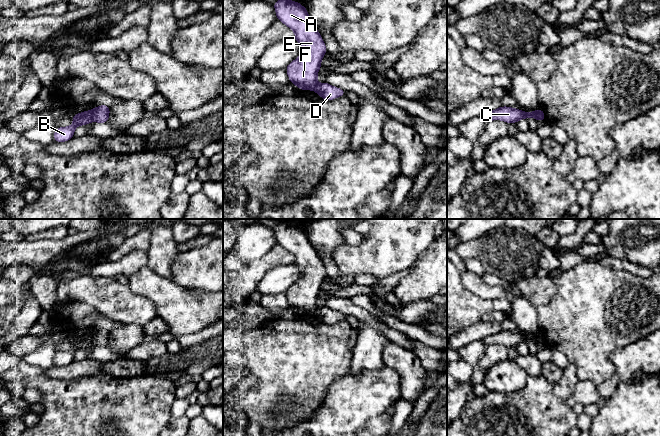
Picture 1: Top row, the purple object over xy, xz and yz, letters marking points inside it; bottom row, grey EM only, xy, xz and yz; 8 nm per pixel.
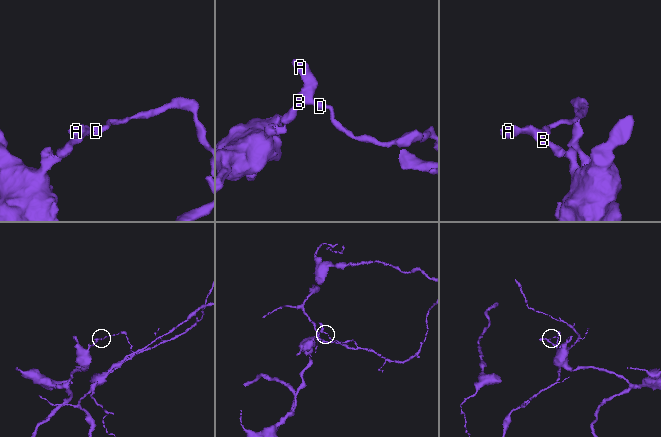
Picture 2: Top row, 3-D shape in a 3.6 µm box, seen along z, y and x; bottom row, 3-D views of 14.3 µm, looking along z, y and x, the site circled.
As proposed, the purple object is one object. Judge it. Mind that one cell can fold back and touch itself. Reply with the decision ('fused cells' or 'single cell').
fused cells

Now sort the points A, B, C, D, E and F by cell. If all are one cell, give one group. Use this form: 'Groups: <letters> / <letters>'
Groups: A B C E F / D

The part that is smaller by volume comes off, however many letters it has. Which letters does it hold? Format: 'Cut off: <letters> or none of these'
Cut off: D

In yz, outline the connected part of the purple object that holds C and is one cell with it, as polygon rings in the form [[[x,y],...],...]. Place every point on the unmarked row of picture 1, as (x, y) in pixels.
[[[501,330],[498,333],[490,335],[481,340],[486,346],[491,344],[503,344],[509,347],[517,347],[522,342],[526,342],[527,344],[530,341],[534,341],[537,344],[537,337],[536,335],[532,335],[530,337],[526,337],[522,334],[515,333],[512,331],[505,331]]]

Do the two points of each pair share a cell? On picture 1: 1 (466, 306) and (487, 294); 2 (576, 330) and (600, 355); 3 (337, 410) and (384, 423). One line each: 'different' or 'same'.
1: different
2: same
3: different

